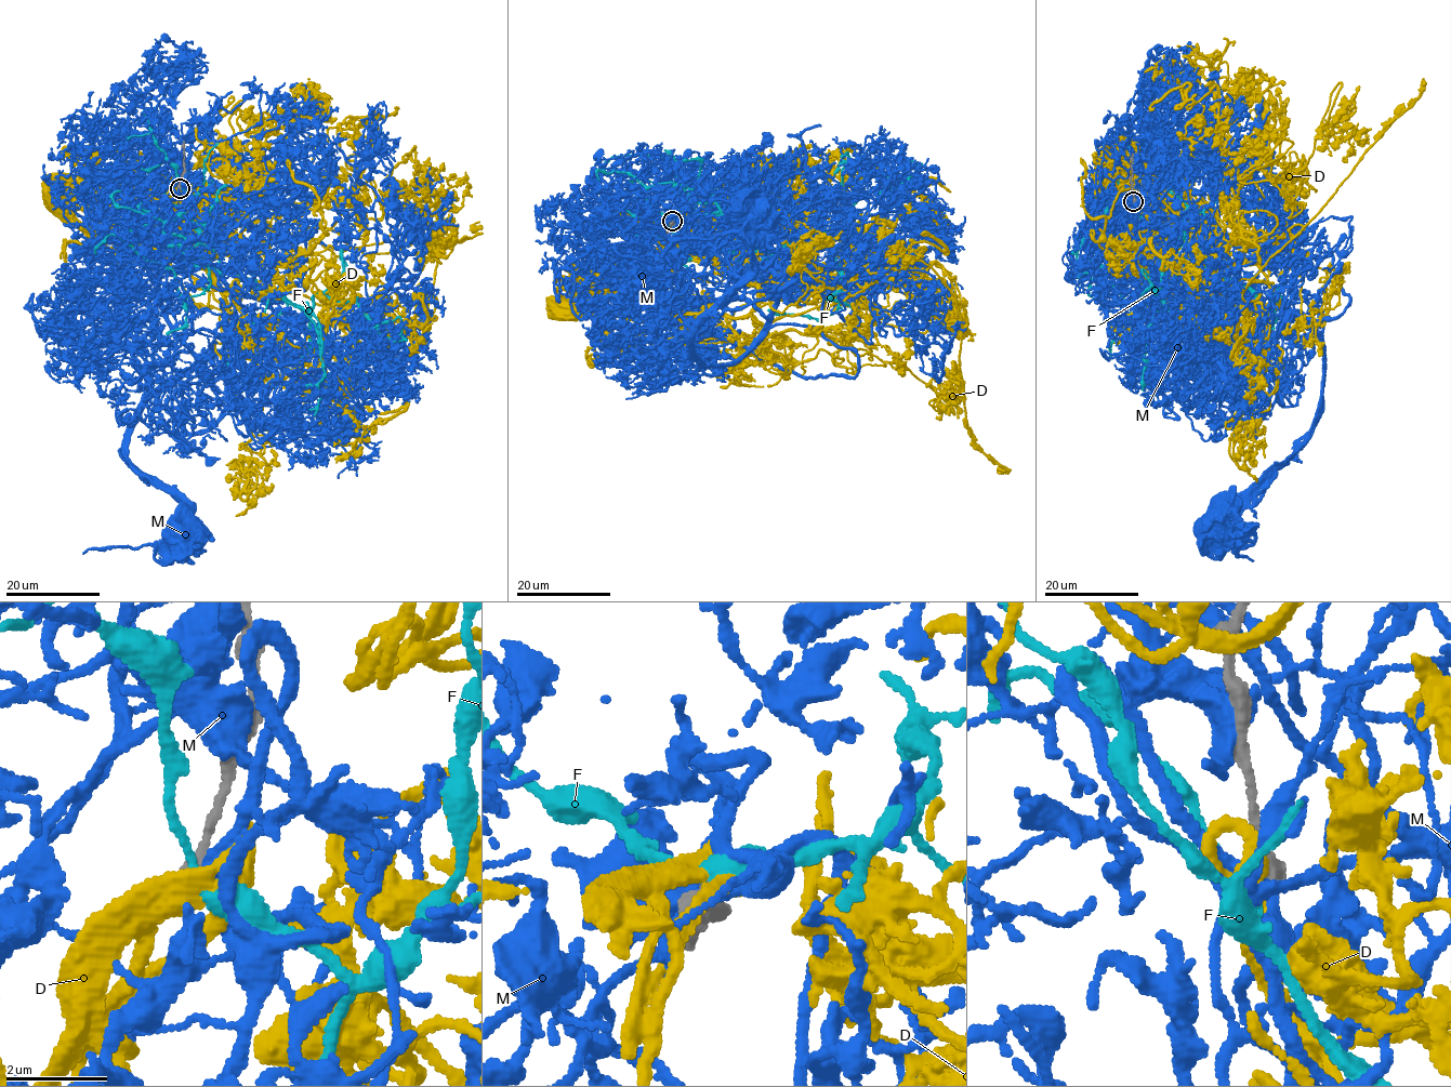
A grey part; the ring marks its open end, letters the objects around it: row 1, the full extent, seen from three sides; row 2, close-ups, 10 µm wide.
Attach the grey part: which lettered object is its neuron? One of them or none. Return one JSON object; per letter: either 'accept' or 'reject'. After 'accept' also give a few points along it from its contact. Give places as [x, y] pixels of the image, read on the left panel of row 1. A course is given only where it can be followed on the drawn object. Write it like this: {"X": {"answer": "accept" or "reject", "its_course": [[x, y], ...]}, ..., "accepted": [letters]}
{"D": {"answer": "reject"}, "F": {"answer": "accept", "its_course": [[179, 187], [220, 260], [169, 241], [205, 262], [201, 293], [110, 234], [95, 253]]}, "M": {"answer": "reject"}, "accepted": ["F"]}

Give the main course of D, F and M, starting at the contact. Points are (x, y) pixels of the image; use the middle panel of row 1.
D: (672, 221), (659, 259), (677, 272), (736, 274), (751, 282), (757, 305), (749, 314), (651, 320), (565, 312)
F: (671, 221), (730, 251), (674, 233), (686, 206), (716, 203), (701, 215), (684, 186), (598, 180)
M: (673, 222), (654, 240), (682, 291), (741, 295), (766, 320), (715, 365), (691, 339), (753, 269), (743, 212)

